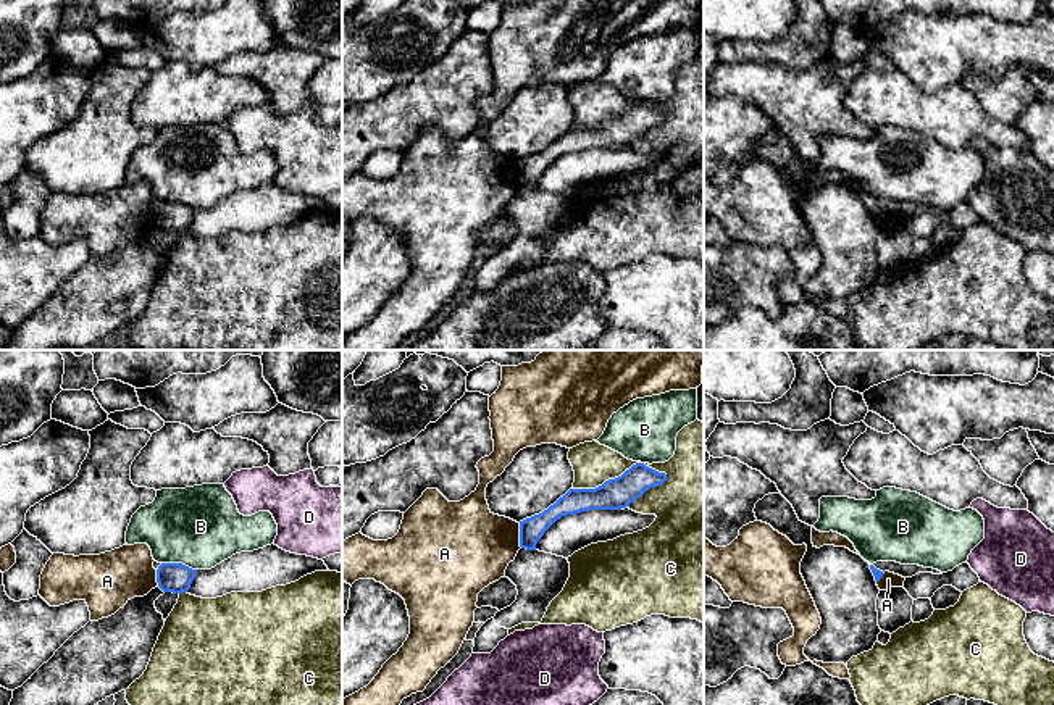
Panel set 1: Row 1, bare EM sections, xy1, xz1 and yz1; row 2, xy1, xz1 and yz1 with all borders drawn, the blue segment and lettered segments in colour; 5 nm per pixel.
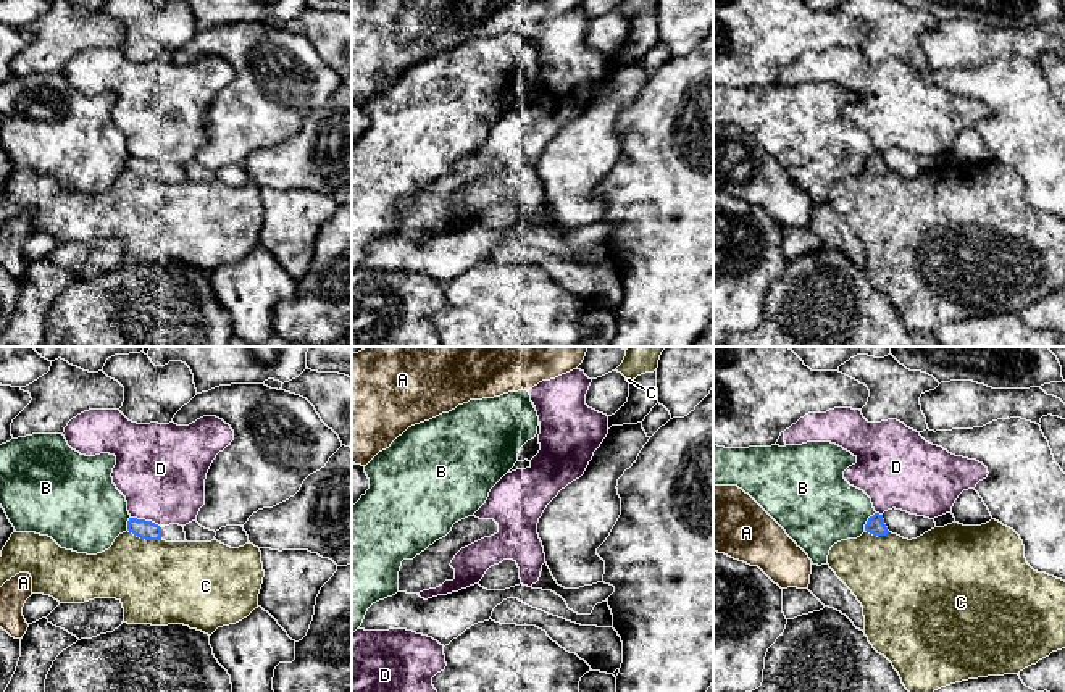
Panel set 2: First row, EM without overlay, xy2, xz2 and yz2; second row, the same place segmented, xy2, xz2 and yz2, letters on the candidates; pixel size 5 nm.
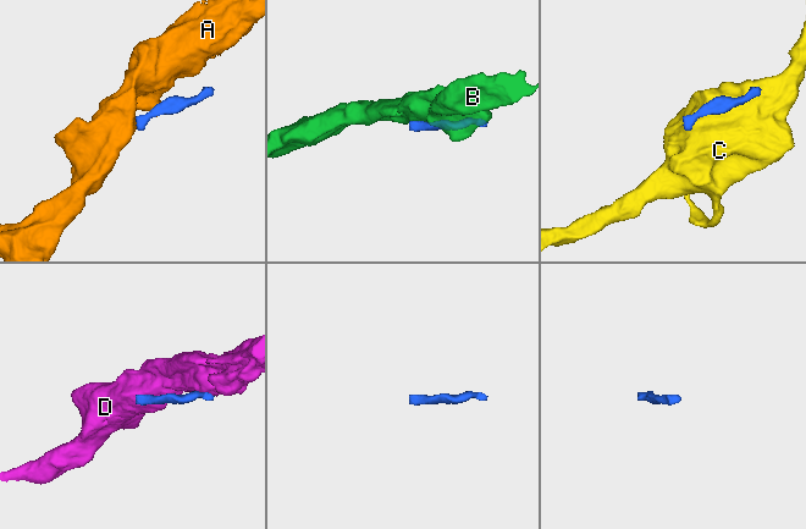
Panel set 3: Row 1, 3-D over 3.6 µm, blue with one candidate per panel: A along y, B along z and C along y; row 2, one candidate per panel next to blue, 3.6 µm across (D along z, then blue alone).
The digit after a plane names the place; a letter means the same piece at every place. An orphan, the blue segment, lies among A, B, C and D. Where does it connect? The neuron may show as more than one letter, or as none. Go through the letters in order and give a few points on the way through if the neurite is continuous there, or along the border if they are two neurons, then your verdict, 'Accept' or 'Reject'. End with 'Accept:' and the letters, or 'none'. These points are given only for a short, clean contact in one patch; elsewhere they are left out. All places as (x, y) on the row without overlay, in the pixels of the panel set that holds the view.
A: Reject
B: Reject
C: Reject
D: Path across: xy2 (146, 168), (144, 158), (158, 133), (162, 112). Accept
Accept: D

